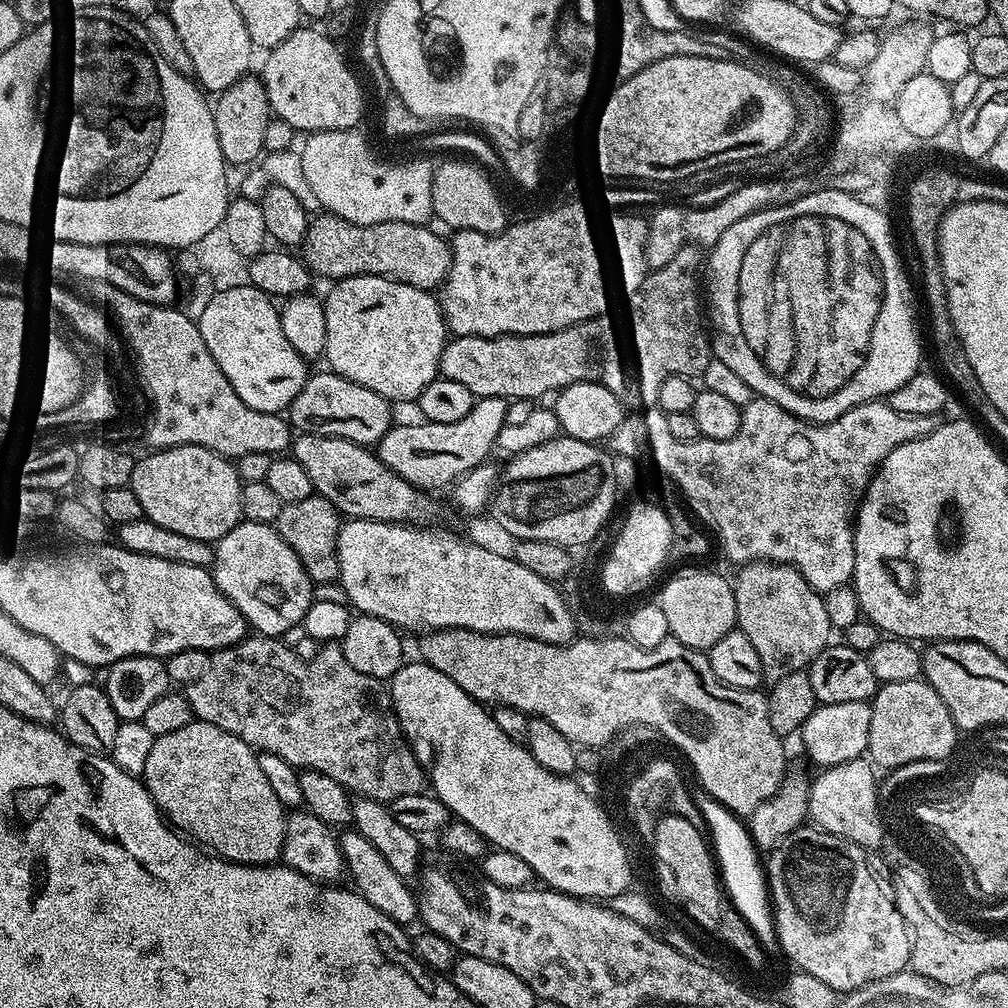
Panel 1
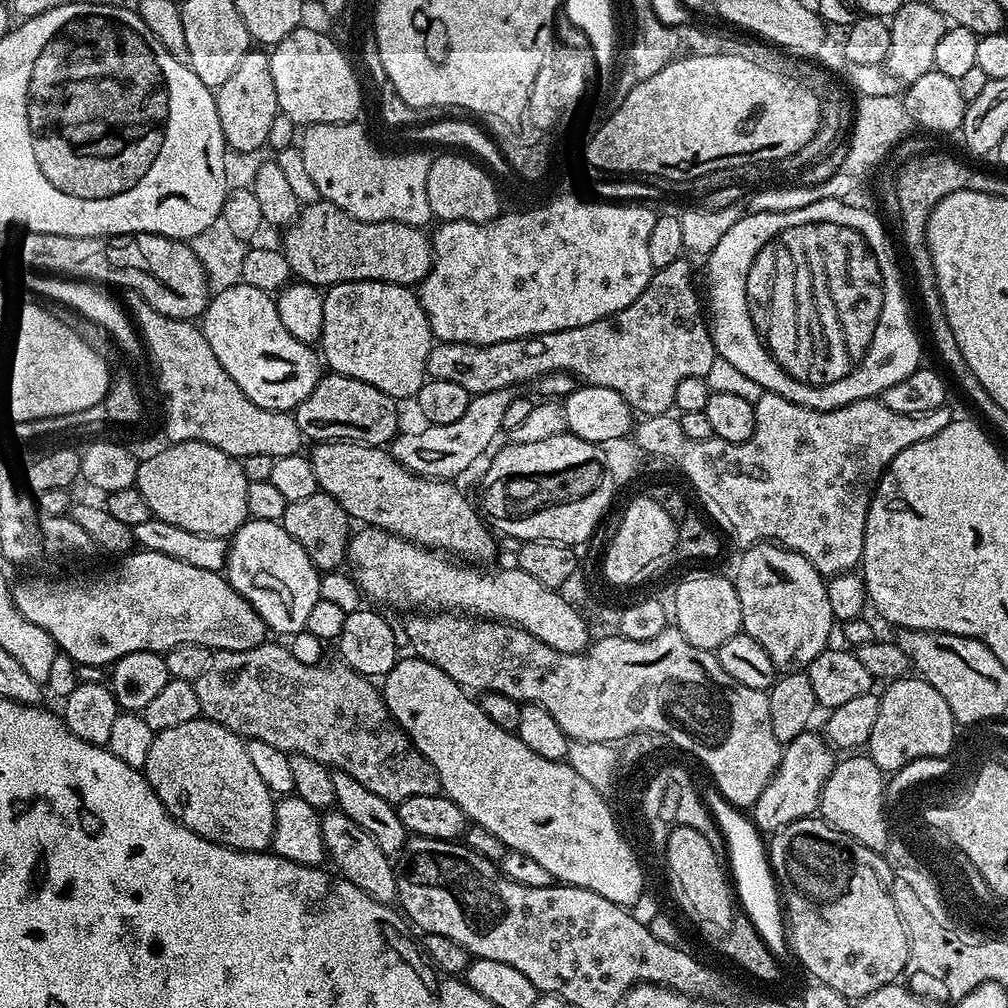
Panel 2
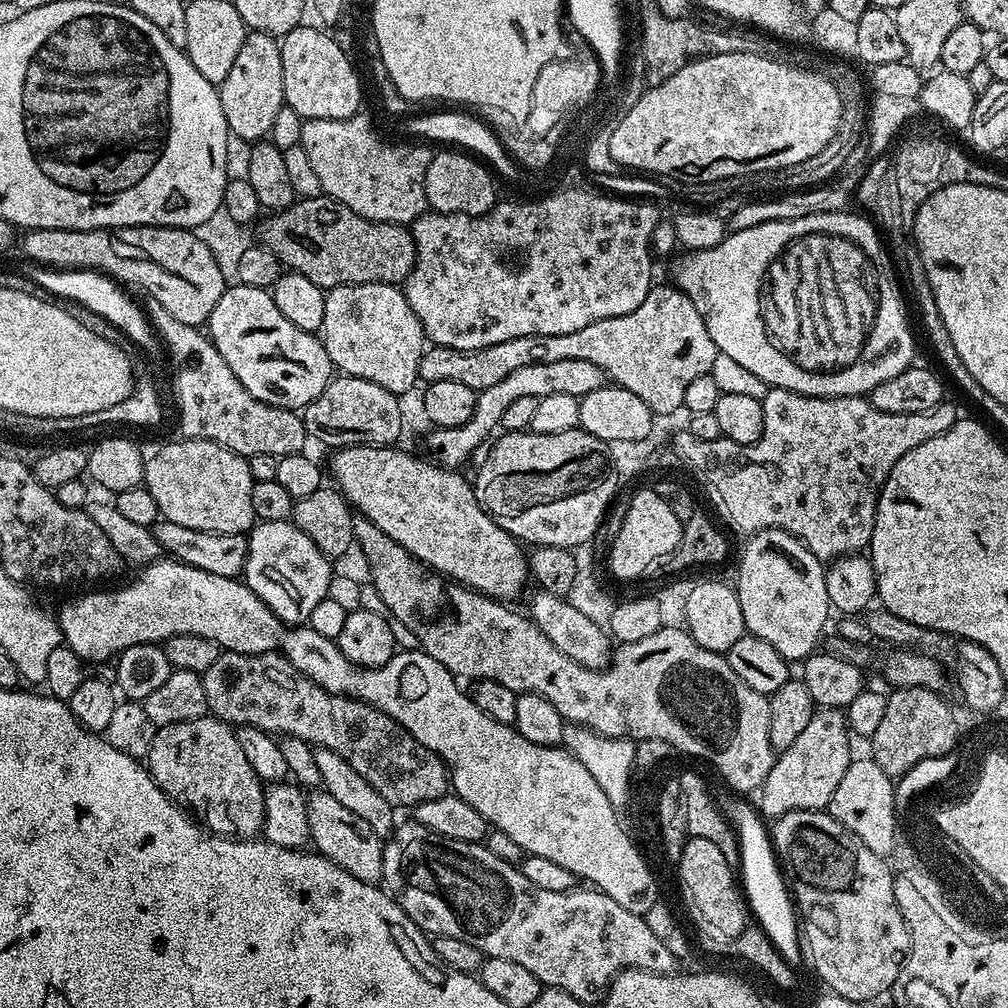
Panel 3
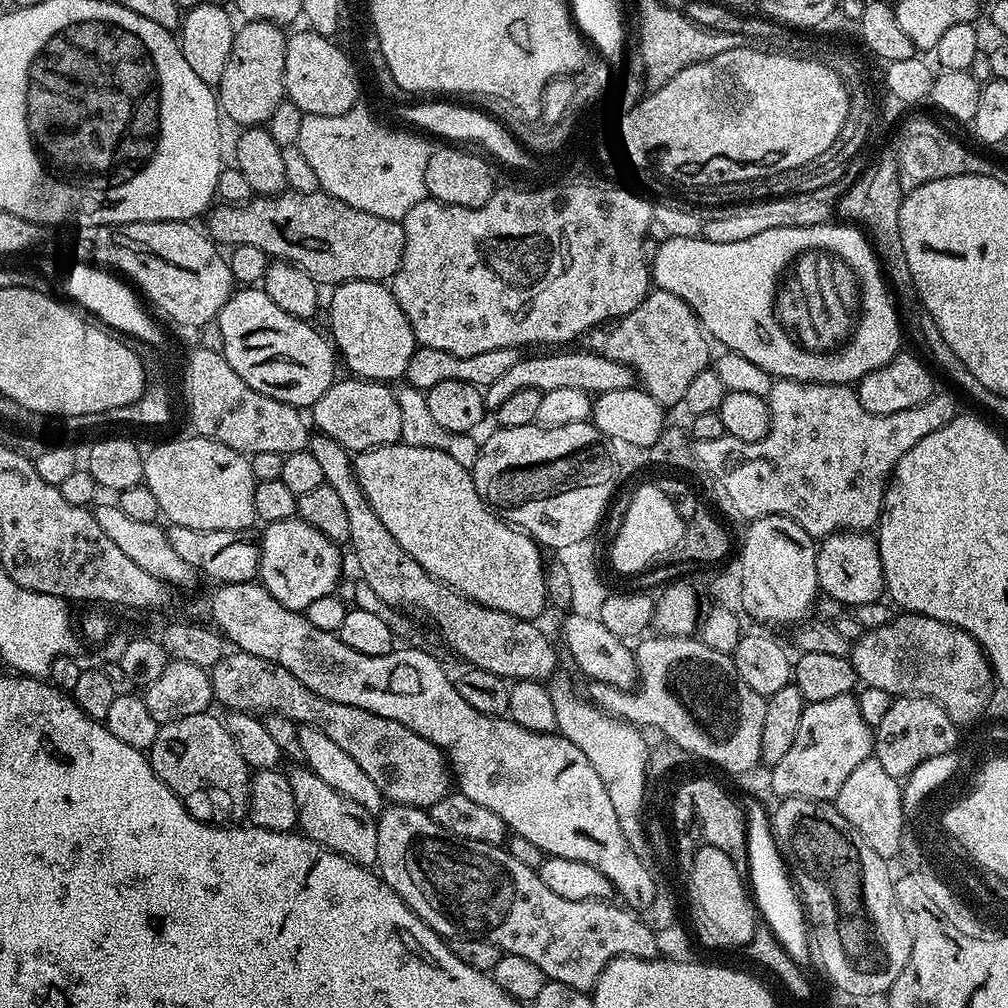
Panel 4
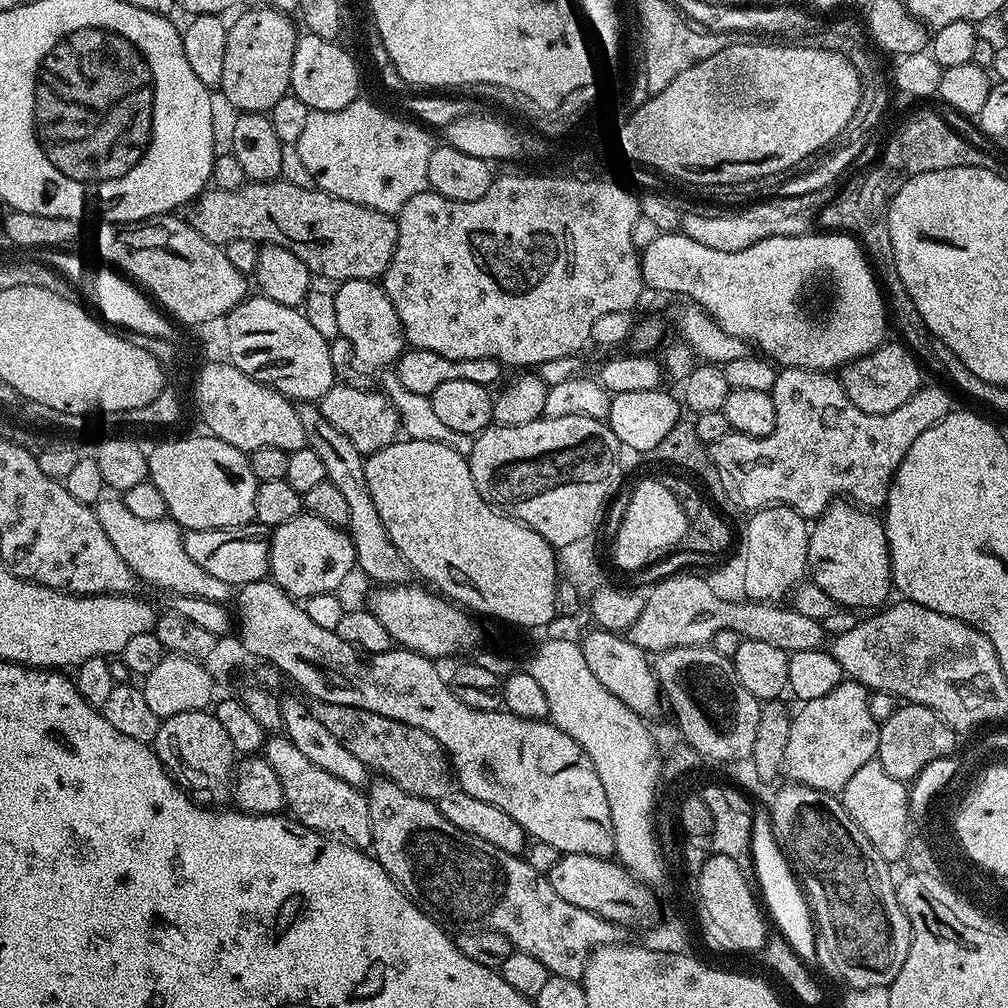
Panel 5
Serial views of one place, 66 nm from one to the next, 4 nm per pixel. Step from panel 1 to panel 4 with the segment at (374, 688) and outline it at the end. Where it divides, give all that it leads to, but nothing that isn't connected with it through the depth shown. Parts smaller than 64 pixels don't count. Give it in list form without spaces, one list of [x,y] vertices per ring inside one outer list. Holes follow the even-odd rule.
[[[232,650],[225,654],[210,670],[212,677],[212,695],[217,705],[221,704],[228,712],[251,712],[253,714],[275,714],[296,721],[297,725],[317,728],[333,742],[342,746],[358,766],[362,766],[368,776],[378,778],[380,792],[385,801],[394,804],[405,804],[411,808],[430,810],[438,798],[450,791],[450,765],[443,752],[434,742],[422,738],[422,734],[414,734],[402,722],[394,722],[390,718],[382,718],[378,714],[370,714],[370,710],[362,710],[358,706],[350,706],[342,702],[330,702],[314,690],[302,686],[286,666],[278,666],[273,660],[258,658],[249,652]]]

